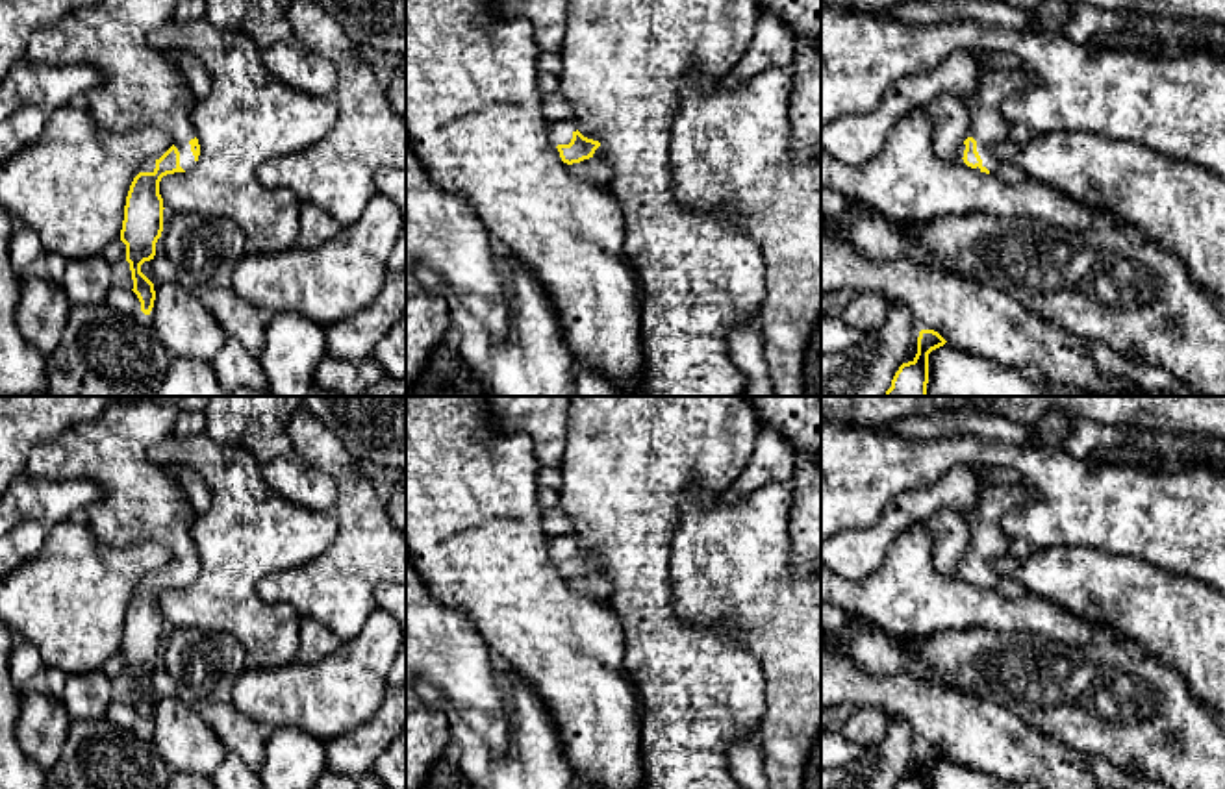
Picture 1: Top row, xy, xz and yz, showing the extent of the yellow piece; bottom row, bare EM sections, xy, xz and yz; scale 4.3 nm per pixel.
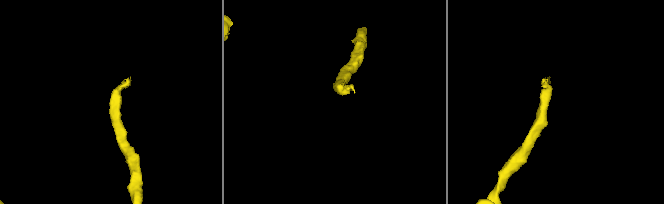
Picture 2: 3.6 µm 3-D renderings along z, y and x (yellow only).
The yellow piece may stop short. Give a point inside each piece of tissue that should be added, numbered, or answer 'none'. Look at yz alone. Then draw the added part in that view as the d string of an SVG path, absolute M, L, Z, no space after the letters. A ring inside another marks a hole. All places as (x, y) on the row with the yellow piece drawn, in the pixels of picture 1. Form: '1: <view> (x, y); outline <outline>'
1: yz (851, 137); outline M953 52L936 69L893 81L877 109L821 124L821 150L845 163L867 163L880 154L901 119L927 107L938 94L951 93L960 96L969 111L971 137L982 167L997 174L1001 161L993 148L1008 141L1012 128L1003 117L1003 104L1025 81L1023 70L982 70L975 52Z

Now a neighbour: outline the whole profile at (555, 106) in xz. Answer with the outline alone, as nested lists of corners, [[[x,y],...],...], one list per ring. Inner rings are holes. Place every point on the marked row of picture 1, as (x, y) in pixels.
[[[539,72],[537,81],[541,93],[541,115],[545,117],[545,120],[573,120],[575,107],[563,96],[560,74]]]

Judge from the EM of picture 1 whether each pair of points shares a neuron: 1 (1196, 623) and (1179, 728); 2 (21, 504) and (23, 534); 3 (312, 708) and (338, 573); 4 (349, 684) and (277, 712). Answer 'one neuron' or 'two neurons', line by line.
1: two neurons
2: two neurons
3: two neurons
4: one neuron

